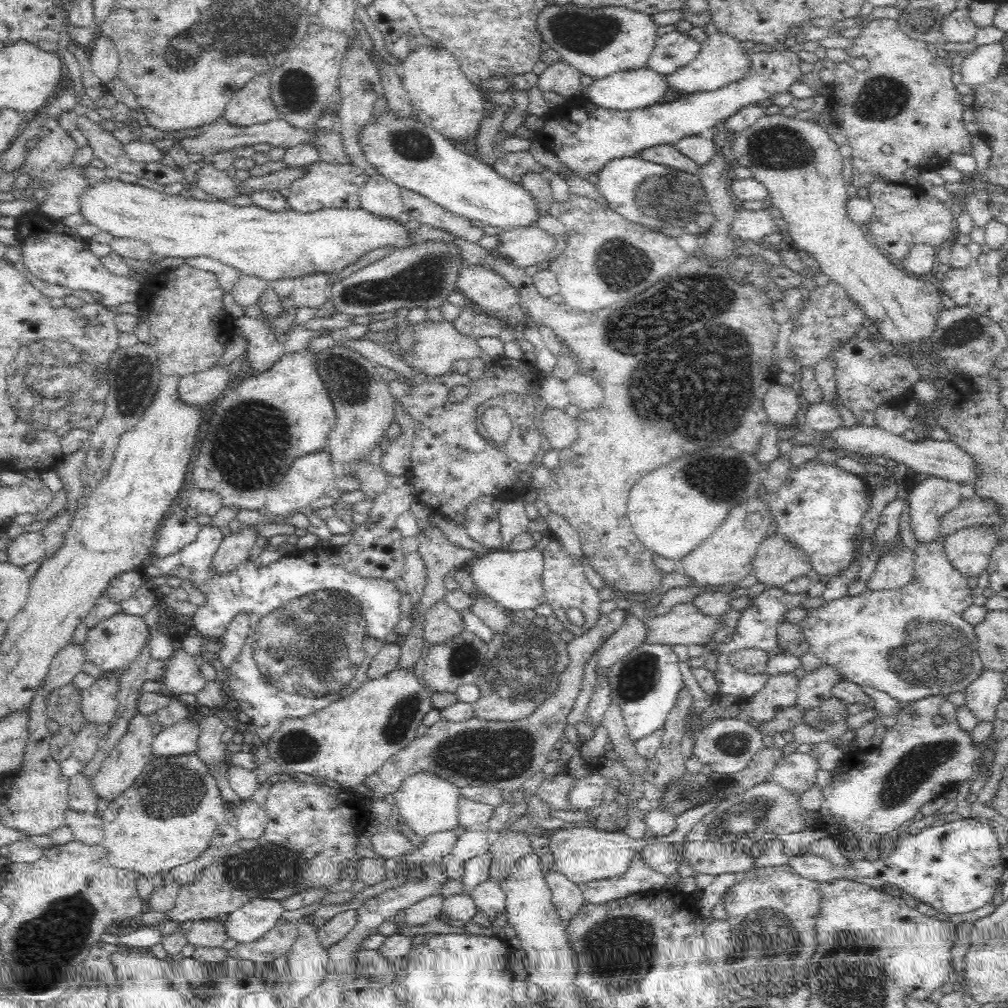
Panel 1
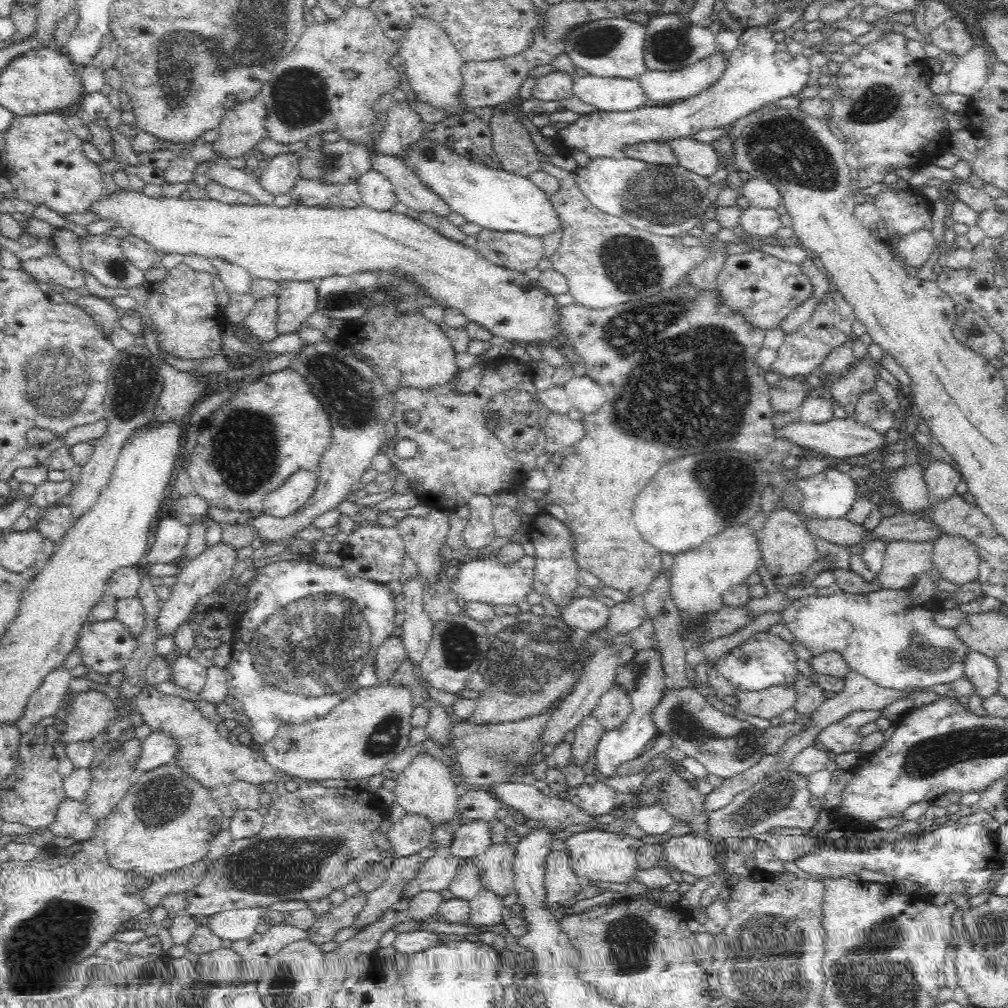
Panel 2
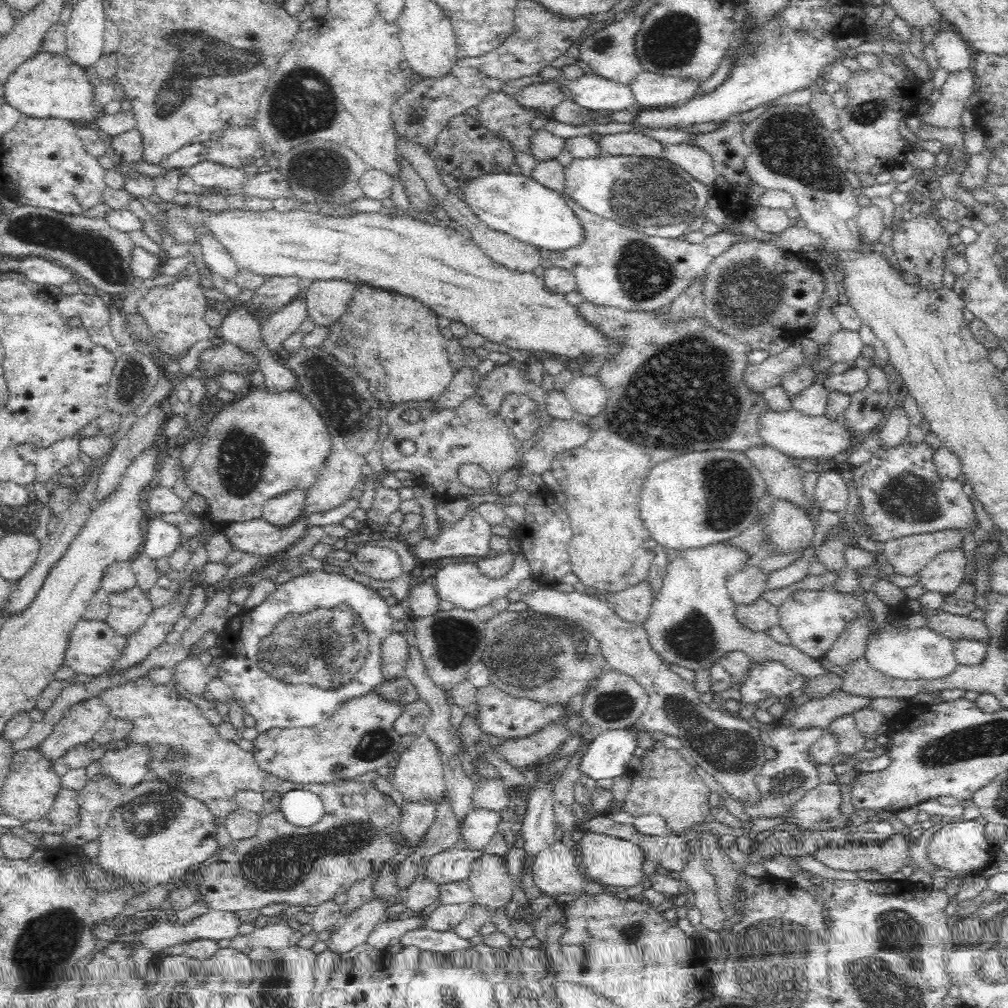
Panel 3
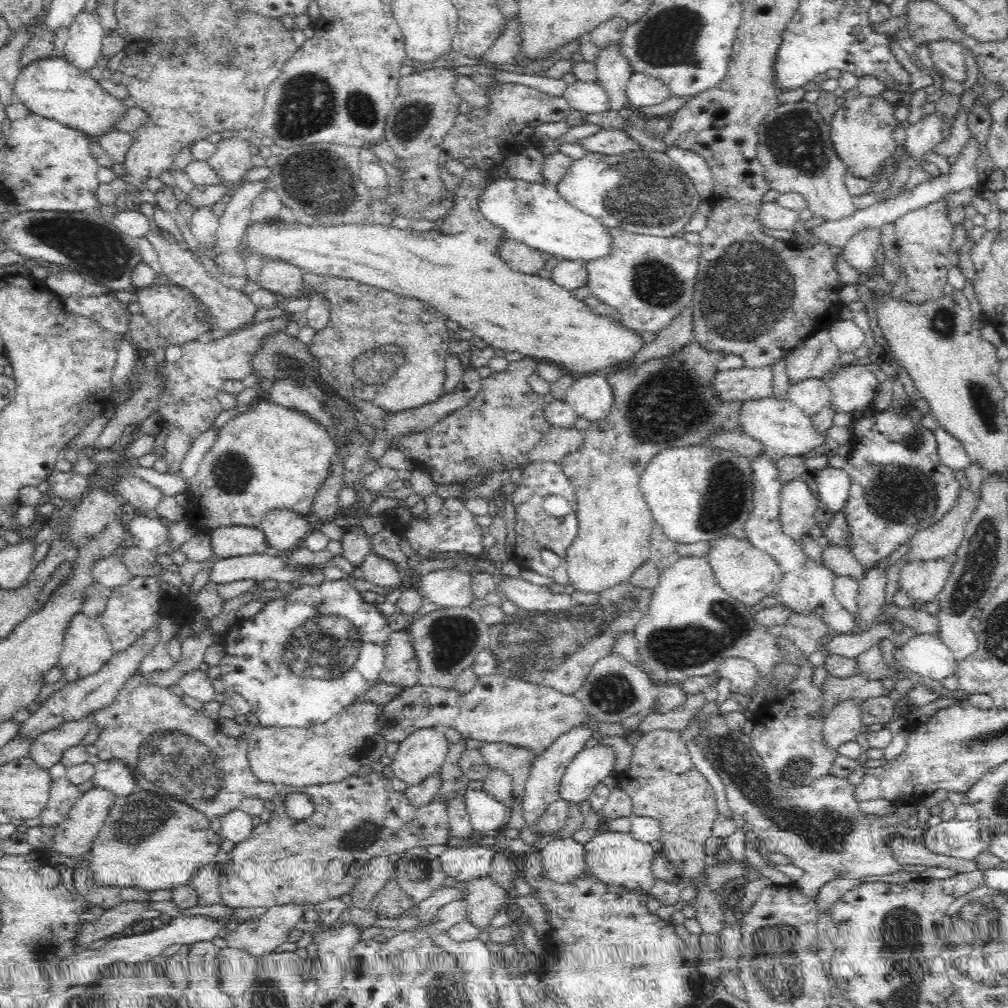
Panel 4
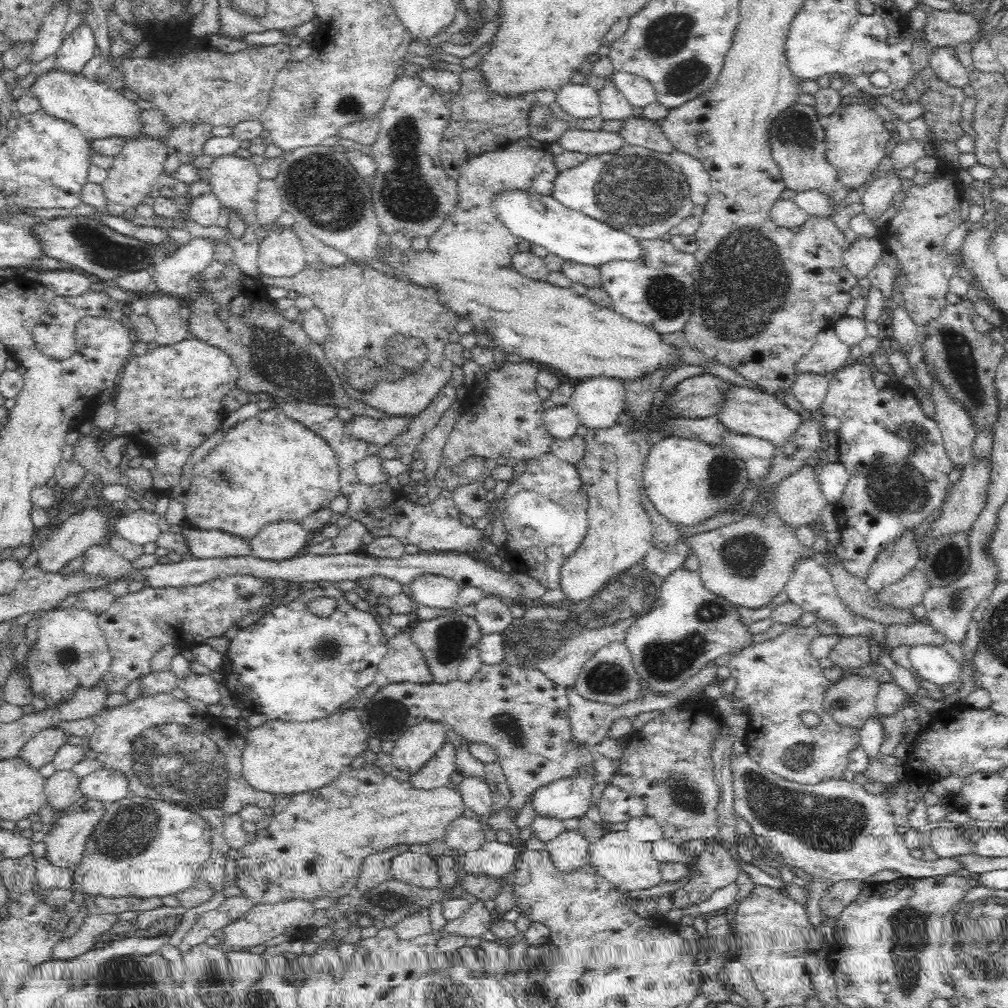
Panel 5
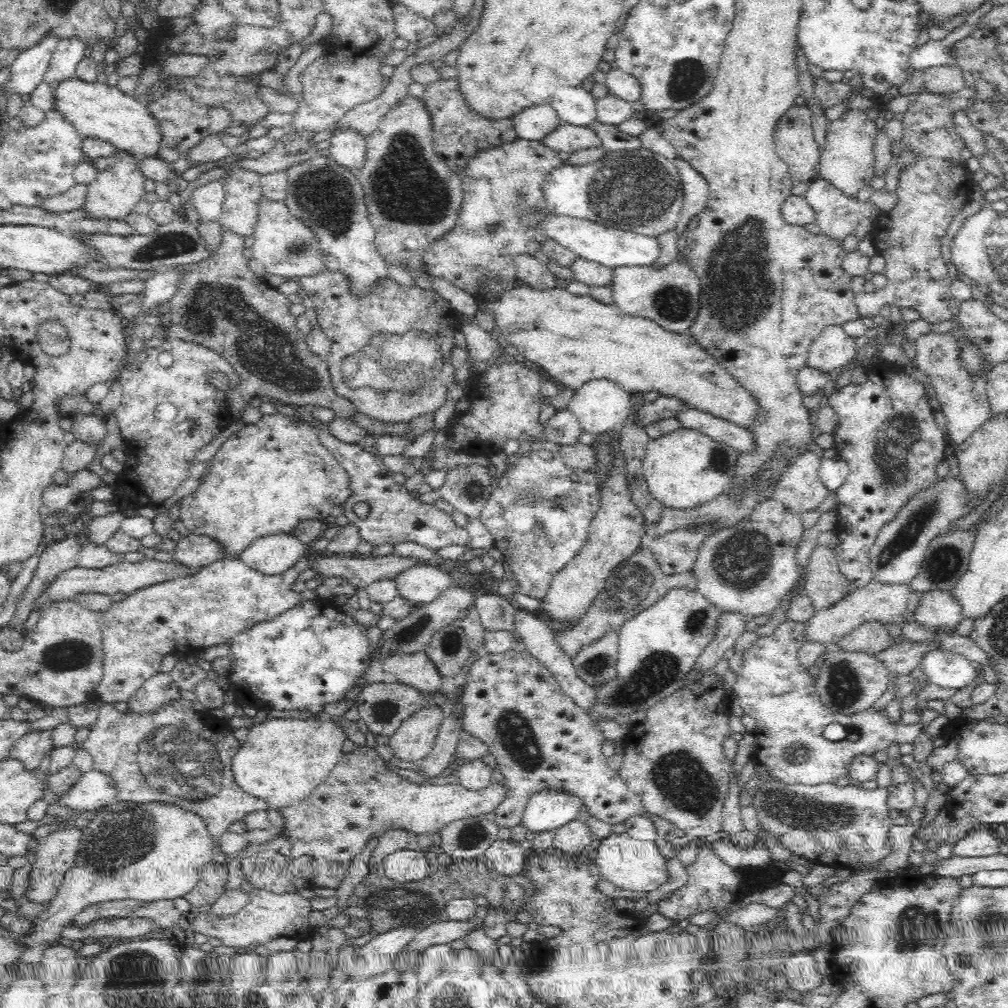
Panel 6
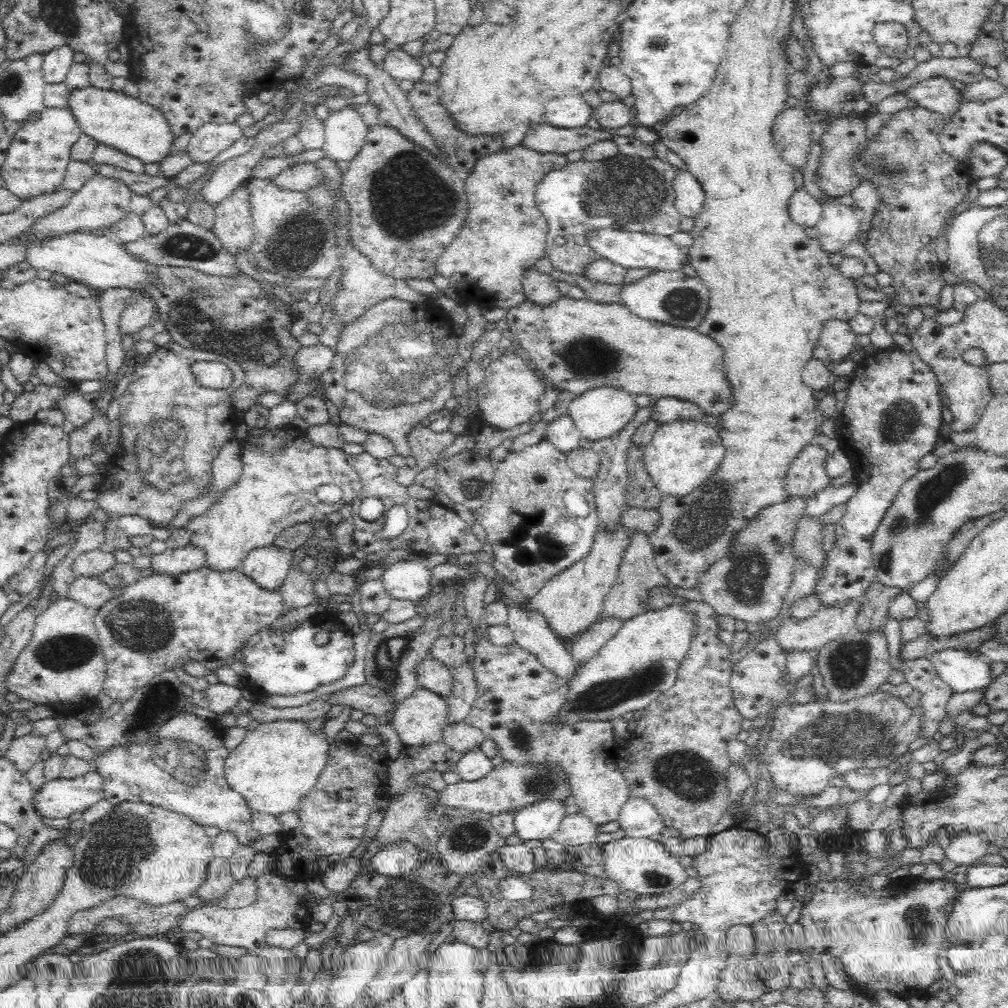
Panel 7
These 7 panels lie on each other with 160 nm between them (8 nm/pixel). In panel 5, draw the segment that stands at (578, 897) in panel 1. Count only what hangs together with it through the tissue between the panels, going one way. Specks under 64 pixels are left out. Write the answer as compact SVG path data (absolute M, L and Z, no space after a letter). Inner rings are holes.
M562 831L546 844L554 867L563 874L572 874L588 864L588 850L591 843L578 831Z

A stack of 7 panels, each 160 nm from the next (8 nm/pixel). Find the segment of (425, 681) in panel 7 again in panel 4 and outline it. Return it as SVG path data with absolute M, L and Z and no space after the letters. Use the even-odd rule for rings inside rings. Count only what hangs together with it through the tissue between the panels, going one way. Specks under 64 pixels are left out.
M406 630L392 631L385 647L380 680L390 685L413 687L420 682L418 661Z

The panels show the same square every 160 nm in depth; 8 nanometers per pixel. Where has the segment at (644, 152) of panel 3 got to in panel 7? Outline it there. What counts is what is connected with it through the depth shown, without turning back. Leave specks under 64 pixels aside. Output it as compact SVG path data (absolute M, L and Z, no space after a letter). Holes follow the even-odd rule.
M546 122L532 129L523 140L526 148L536 152L552 153L554 156L563 156L575 150L583 148L596 142L611 138L611 133L582 126L578 128L558 128Z

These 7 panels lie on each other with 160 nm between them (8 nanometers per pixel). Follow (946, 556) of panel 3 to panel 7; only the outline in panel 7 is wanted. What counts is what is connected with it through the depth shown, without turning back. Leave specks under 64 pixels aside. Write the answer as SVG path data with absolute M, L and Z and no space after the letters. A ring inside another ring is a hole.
M863 596L861 598L852 598L840 606L824 606L822 605L814 616L807 618L806 620L794 620L788 618L785 621L785 625L779 629L774 635L778 638L778 643L782 647L782 651L786 653L786 656L793 651L810 651L817 653L826 644L838 640L838 637L844 636L855 630L855 624L857 621L858 611L861 609L863 602Z

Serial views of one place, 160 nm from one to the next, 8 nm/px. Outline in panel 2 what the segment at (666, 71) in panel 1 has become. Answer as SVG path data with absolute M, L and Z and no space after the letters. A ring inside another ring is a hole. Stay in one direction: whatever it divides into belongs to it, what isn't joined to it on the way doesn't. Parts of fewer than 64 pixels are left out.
M681 13L652 16L647 27L647 41L644 46L645 65L650 70L675 71L682 70L706 58L717 48L716 37L708 27L693 26L687 15Z

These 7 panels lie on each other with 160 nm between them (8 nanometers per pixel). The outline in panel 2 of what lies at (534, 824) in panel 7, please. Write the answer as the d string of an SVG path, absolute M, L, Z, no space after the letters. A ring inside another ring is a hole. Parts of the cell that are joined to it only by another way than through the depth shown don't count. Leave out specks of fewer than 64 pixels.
M658 648L636 650L635 656L628 662L624 662L622 668L622 672L616 674L615 683L630 698L632 712L619 727L606 731L595 746L595 767L602 772L603 776L612 776L618 764L624 764L624 762L640 756L646 743L657 734L657 726L652 720L652 713L670 685L662 666L662 654Z

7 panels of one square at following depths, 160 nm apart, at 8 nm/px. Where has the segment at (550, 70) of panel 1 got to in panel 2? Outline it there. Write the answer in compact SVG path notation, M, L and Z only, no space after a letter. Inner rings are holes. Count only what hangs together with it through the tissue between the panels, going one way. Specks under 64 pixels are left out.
M555 71L535 80L535 87L531 92L538 100L559 101L575 96L573 91L574 75L564 71Z

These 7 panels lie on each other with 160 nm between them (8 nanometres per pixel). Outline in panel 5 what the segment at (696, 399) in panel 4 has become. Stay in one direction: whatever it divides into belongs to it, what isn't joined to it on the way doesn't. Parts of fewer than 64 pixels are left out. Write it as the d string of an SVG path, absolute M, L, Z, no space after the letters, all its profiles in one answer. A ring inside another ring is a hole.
M676 385L668 392L658 390L655 398L655 402L651 405L649 413L649 420L646 423L640 423L632 411L625 406L623 412L618 416L618 419L608 429L592 429L584 436L585 441L585 453L574 467L580 481L582 481L582 487L584 492L588 496L588 511L587 520L588 528L580 546L576 547L576 550L566 558L564 564L561 566L559 572L560 586L564 590L565 598L572 600L572 602L580 602L593 594L596 594L598 590L617 574L624 572L626 569L632 568L634 565L640 564L646 553L652 548L653 530L650 518L643 506L643 464L647 459L648 453L652 450L652 446L657 444L654 438L665 440L669 437L674 437L668 428L672 426L672 422L676 420L676 417L672 415L664 415L664 402L676 394Z

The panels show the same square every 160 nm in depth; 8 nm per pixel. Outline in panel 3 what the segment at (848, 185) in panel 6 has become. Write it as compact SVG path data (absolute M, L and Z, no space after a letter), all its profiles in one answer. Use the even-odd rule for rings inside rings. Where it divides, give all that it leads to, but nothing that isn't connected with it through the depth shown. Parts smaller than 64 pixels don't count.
M886 52L874 54L878 58L876 69L864 69L850 72L849 80L841 88L846 91L849 102L838 112L838 131L846 142L850 144L854 151L854 159L858 165L860 186L874 186L876 184L876 175L871 174L875 166L883 166L890 170L906 162L906 153L912 150L909 141L900 134L900 122L906 120L908 116L916 113L920 102L920 87L916 76L910 71L909 67L899 56L893 56Z

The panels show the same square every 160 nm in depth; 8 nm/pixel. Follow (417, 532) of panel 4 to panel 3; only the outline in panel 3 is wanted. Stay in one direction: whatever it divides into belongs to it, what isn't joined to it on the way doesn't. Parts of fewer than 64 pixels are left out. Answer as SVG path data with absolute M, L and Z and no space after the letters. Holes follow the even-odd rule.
M470 505L466 515L452 524L439 524L439 537L435 541L422 538L416 546L410 546L412 553L420 563L433 562L450 556L486 557L492 554L489 548L492 527Z

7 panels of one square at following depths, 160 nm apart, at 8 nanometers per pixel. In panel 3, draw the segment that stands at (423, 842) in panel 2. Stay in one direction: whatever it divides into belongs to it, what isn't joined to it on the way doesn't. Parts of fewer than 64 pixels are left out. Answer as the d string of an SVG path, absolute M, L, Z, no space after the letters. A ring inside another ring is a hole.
M404 802L401 808L398 834L406 840L406 847L414 849L420 846L425 839L425 834L435 819L435 804Z

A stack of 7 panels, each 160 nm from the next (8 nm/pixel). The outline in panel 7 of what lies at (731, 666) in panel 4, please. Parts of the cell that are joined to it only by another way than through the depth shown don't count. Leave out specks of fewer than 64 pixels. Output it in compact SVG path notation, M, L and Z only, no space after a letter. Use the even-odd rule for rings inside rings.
M770 635L758 641L746 656L733 666L729 685L733 690L735 707L743 718L753 721L757 716L764 716L771 724L769 740L762 752L761 762L768 768L777 787L786 790L792 796L822 792L833 778L844 778L851 770L862 767L885 767L894 762L900 754L907 752L908 744L916 740L922 722L918 711L920 706L917 707L917 711L914 711L906 706L903 698L881 690L845 703L815 700L806 703L790 702L797 689L796 682L789 682L785 674L786 669L786 653L782 651L778 638Z

